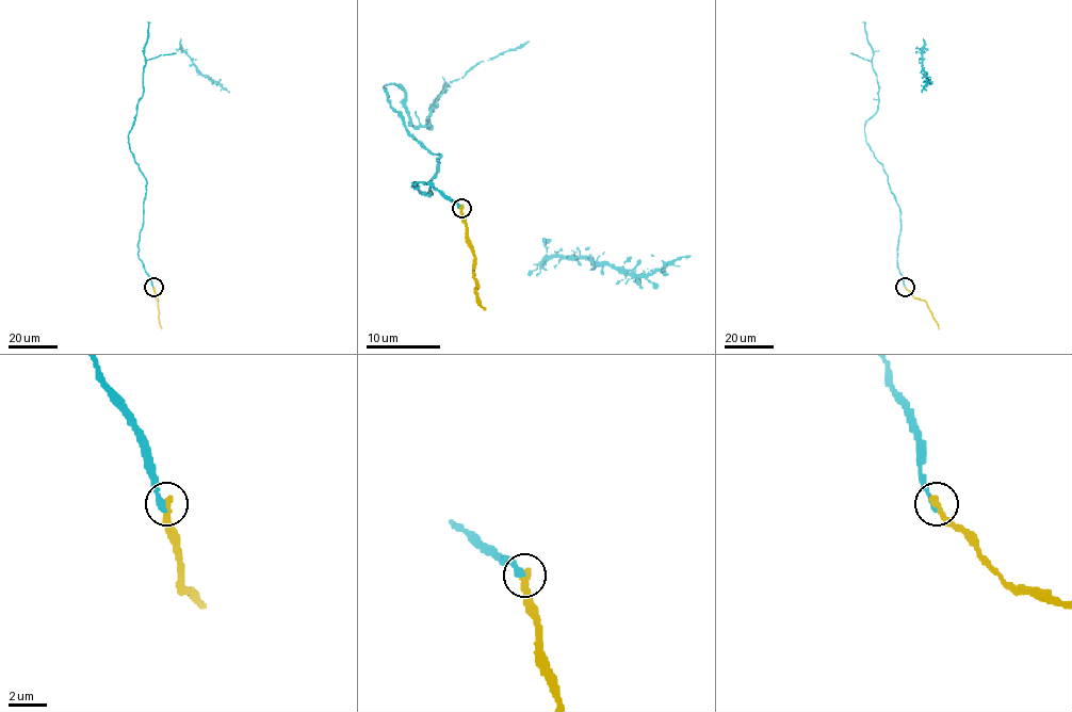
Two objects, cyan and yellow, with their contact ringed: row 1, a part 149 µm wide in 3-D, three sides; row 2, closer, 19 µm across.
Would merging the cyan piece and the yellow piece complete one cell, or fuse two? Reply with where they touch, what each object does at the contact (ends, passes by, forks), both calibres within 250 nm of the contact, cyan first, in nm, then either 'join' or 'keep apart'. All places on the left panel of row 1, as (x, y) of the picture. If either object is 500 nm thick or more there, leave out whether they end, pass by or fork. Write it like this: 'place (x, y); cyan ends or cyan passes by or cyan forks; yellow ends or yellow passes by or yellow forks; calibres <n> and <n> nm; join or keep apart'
place (153, 287); cyan ends; yellow ends; calibres 360 and 420 nm; join

